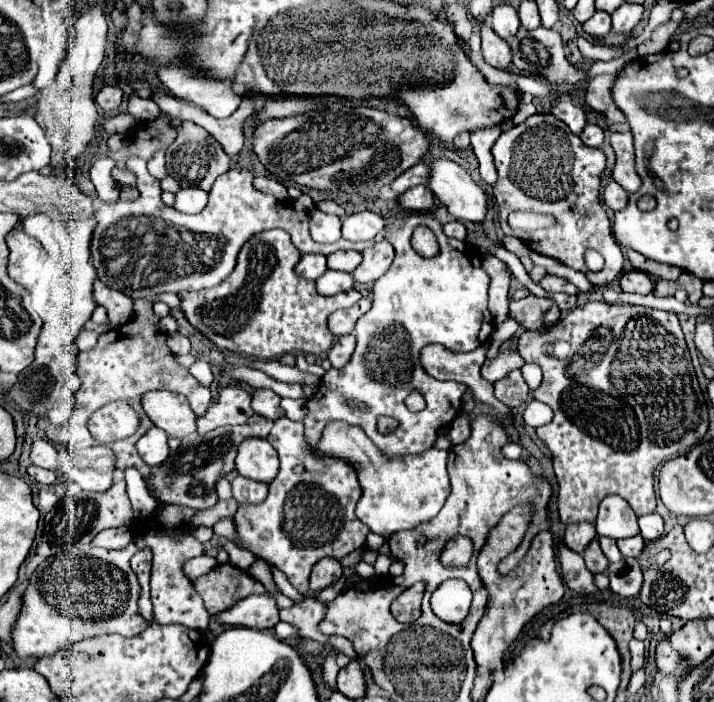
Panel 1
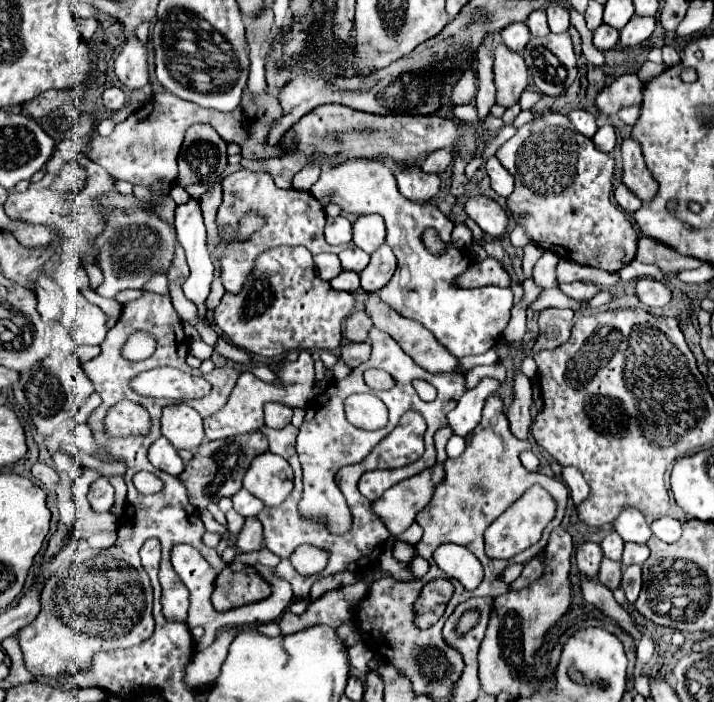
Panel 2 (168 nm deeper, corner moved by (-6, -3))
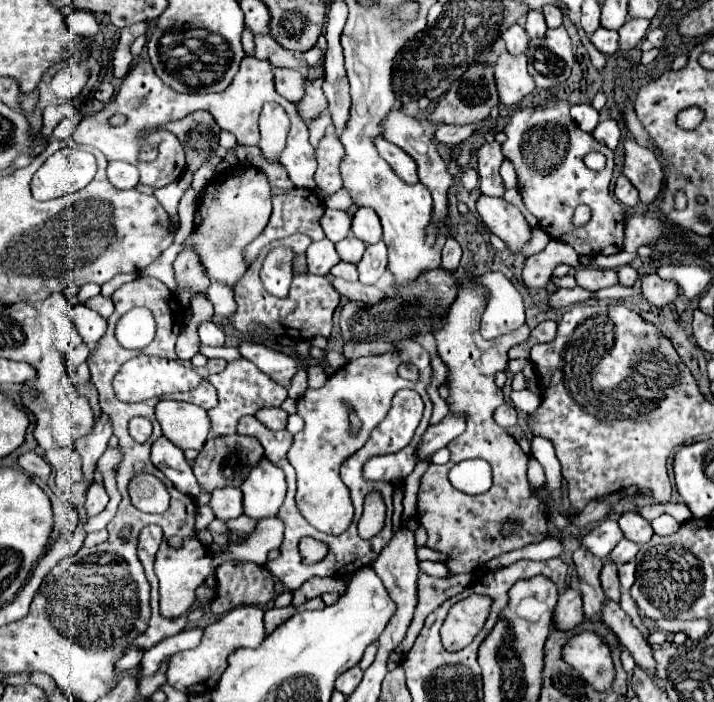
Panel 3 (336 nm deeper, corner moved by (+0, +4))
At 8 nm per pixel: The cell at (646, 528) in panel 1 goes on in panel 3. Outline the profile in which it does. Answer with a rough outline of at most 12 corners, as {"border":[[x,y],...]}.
{"border":[[667,514],[651,522],[655,534],[669,536],[681,526]]}

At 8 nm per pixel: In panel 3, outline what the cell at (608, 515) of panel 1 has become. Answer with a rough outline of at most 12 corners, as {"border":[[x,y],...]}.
{"border":[[633,510],[621,514],[625,538],[645,544],[653,536],[651,524]]}

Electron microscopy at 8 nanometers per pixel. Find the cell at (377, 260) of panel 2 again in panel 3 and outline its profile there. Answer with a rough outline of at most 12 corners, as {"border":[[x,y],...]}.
{"border":[[385,242],[367,246],[357,268],[375,284],[387,268]]}

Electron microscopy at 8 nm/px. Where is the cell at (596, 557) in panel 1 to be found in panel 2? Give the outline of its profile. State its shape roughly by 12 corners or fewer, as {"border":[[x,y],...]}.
{"border":[[603,557],[599,581],[615,589],[621,583],[621,563]]}

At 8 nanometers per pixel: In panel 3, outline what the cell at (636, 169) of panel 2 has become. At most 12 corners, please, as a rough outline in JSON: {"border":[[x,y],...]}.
{"border":[[625,140],[623,174],[641,204],[659,198],[663,166],[653,150]]}

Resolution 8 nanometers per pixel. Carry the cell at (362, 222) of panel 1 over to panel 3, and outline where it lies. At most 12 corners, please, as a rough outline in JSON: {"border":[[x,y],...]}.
{"border":[[359,208],[351,230],[359,240],[381,240],[381,222],[375,210]]}

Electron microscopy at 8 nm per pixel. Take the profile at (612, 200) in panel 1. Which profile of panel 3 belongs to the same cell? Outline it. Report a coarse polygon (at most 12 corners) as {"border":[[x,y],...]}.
{"border":[[623,174],[615,182],[615,198],[623,206],[639,204],[635,186]]}

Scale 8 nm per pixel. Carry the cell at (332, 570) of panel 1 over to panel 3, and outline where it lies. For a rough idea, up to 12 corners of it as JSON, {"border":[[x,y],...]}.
{"border":[[309,578],[293,592],[293,606],[325,592],[345,592],[341,578]]}

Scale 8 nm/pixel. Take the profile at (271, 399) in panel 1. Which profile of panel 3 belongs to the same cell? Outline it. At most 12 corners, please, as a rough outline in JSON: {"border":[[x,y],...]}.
{"border":[[263,408],[257,418],[269,430],[285,430],[287,412]]}

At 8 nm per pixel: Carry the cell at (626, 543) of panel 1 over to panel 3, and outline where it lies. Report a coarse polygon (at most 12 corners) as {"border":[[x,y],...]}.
{"border":[[625,538],[611,550],[617,566],[633,560],[639,546]]}

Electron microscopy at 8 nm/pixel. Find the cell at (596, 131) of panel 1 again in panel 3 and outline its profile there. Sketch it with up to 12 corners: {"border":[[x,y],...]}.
{"border":[[603,120],[593,138],[615,150],[621,130],[615,120]]}

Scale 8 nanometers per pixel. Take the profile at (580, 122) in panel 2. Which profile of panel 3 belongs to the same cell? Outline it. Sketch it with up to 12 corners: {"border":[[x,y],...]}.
{"border":[[591,104],[571,106],[571,116],[585,132],[599,124]]}

